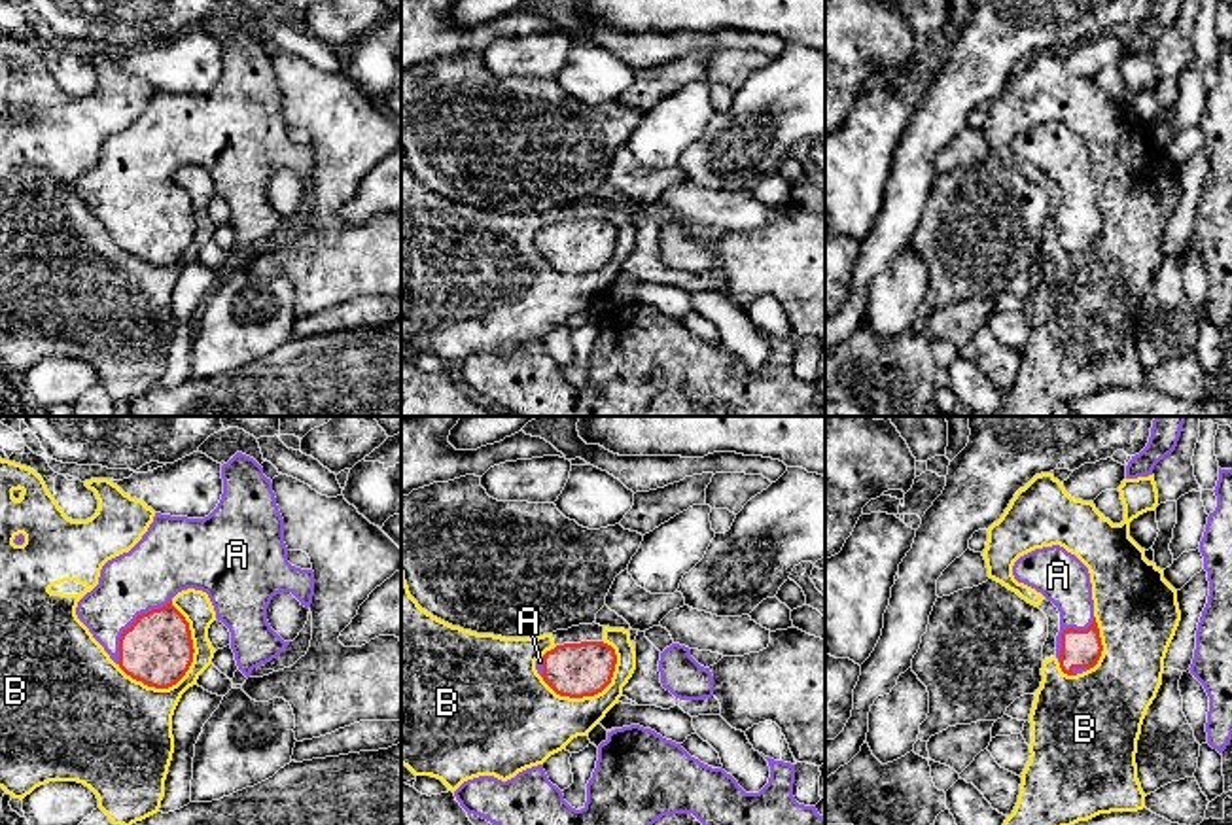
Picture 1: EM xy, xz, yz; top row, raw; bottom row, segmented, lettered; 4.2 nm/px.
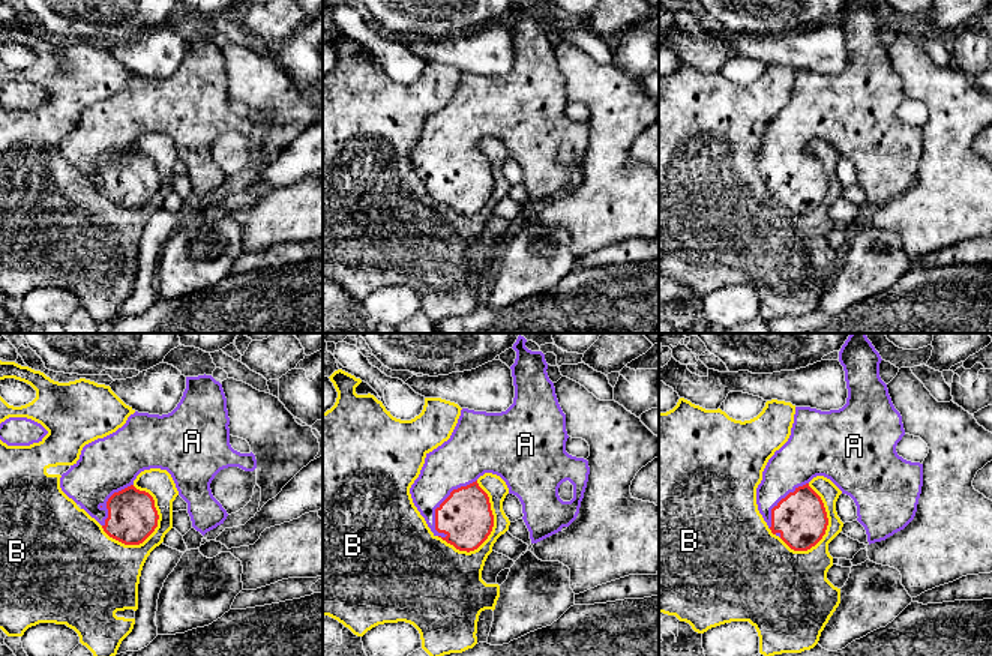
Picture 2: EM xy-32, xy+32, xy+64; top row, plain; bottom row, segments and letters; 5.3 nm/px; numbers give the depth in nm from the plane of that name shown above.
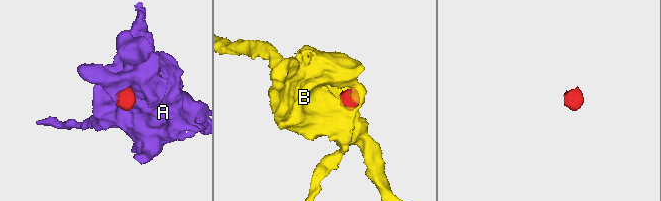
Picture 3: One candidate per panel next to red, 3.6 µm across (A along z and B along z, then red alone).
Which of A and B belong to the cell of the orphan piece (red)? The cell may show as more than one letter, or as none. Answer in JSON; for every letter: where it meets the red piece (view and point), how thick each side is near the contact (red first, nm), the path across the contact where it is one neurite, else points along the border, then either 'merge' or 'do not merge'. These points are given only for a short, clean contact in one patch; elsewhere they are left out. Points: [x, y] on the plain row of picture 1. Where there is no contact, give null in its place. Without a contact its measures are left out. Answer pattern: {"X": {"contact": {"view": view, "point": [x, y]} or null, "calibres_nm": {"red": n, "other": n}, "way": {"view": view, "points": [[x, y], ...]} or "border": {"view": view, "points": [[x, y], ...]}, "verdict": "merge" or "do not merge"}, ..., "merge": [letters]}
{"A": {"contact": {"view": "xy", "point": [133, 199]}, "calibres_nm": {"red": 300, "other": 280}, "way": {"view": "xy", "points": [[158, 226], [133, 199], [135, 165], [146, 154]]}, "verdict": "merge"}, "B": {"contact": {"view": "xy", "point": [193, 228]}, "calibres_nm": {"red": 300, "other": 140}, "verdict": "do not merge"}, "merge": ["A"]}

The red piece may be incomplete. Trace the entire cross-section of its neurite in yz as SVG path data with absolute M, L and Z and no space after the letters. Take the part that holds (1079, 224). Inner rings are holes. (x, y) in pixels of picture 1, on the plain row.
M1052 121L1020 132L1012 151L1058 184L1056 235L1062 248L1077 252L1094 244L1103 221L1094 193L1088 144L1064 123Z

